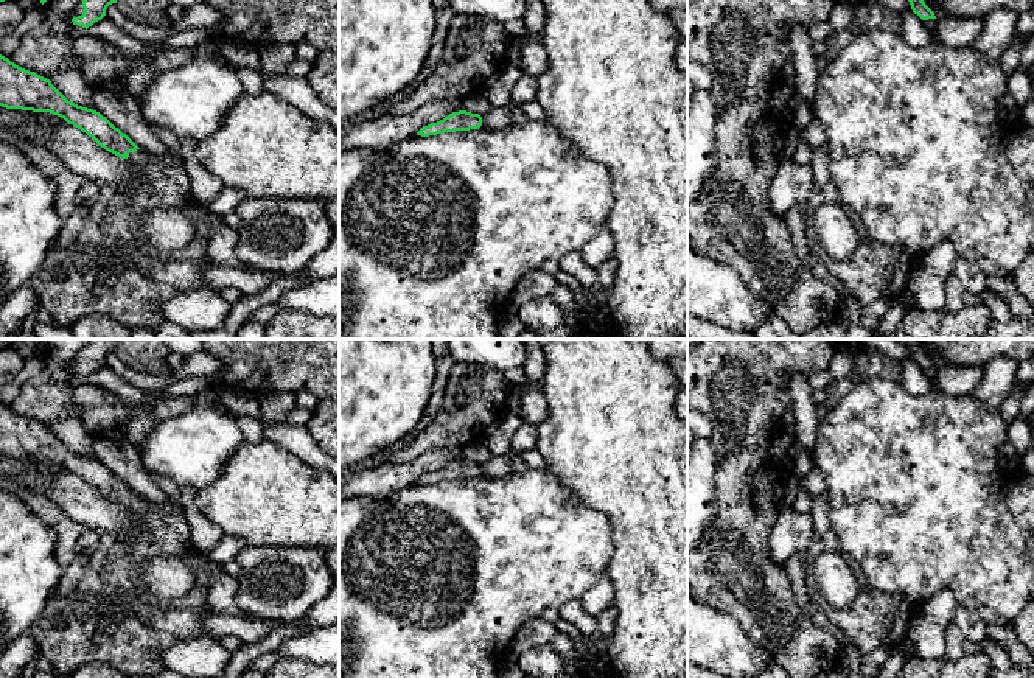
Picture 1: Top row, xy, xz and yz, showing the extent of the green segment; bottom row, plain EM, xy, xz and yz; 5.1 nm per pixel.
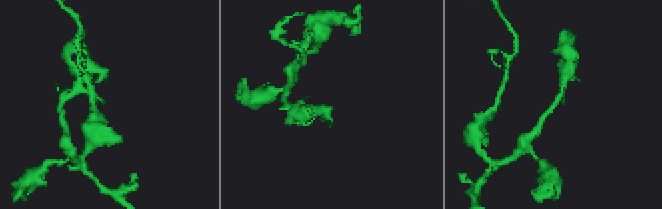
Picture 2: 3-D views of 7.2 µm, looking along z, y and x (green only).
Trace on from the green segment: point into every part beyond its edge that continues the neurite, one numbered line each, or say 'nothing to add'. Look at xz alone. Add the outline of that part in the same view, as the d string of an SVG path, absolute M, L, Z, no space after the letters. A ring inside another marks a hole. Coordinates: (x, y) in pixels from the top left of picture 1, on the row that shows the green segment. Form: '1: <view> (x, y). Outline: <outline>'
nothing to add

